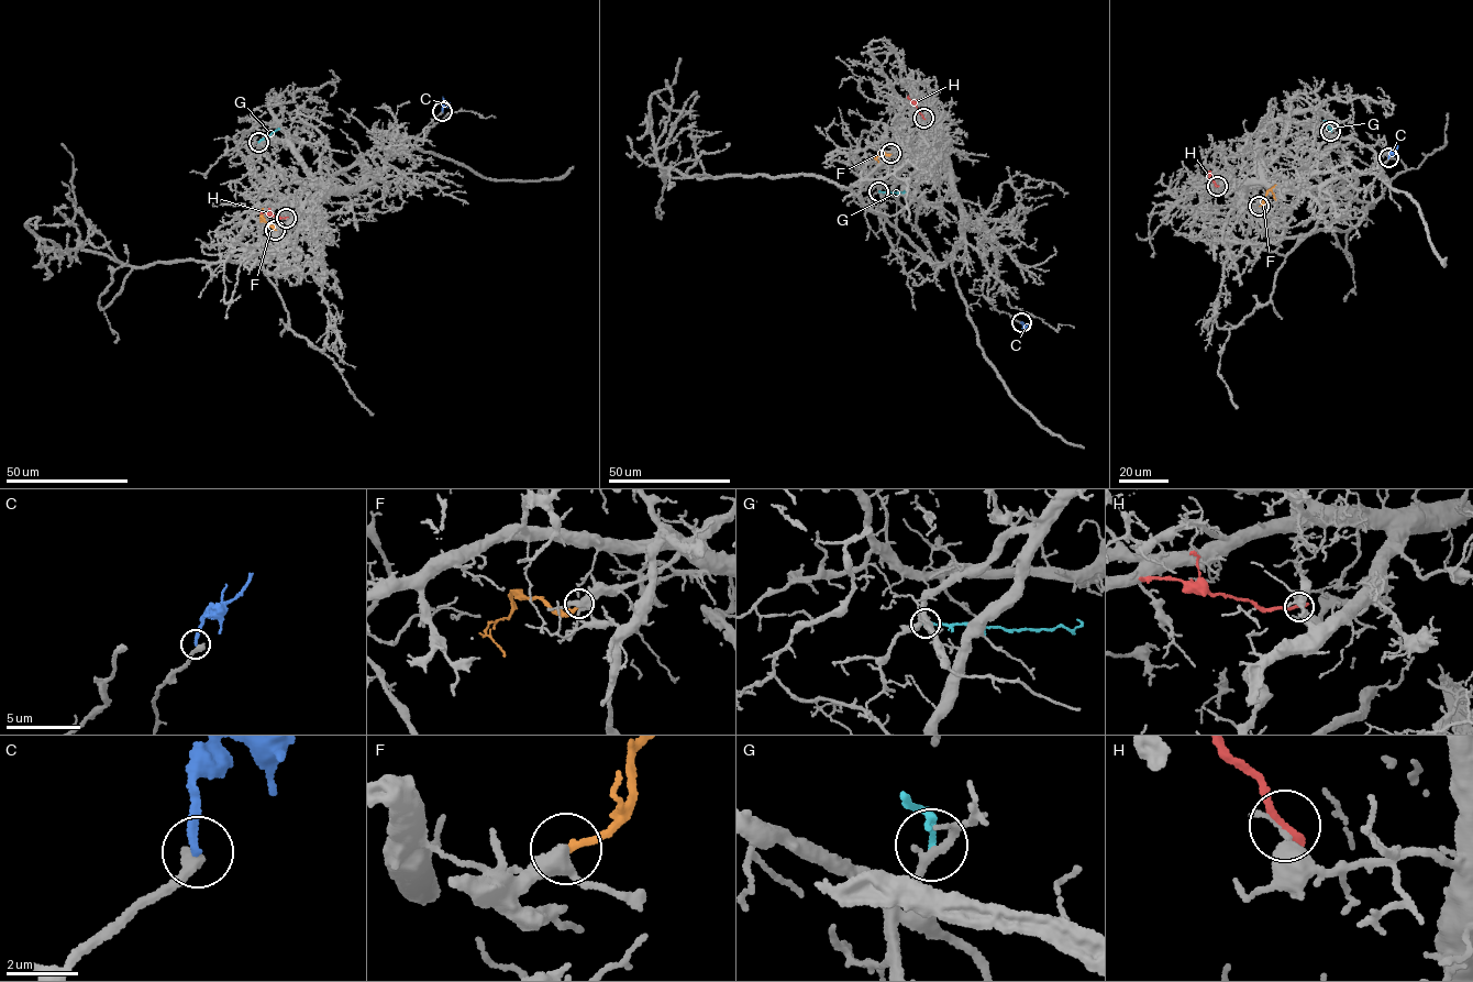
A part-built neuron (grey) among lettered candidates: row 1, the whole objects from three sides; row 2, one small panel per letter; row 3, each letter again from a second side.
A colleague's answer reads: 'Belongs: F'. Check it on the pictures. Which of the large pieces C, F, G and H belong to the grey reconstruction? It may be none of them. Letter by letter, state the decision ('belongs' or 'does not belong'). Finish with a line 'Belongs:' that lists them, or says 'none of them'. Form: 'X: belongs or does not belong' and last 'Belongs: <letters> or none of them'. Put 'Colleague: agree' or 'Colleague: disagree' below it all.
C: does not belong
F: does not belong
G: does not belong
H: does not belong
Belongs: none of them
Colleague: disagree

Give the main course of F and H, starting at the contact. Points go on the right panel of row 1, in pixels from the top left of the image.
F: (1259, 206), (1269, 190), (1275, 199)
H: (1218, 186), (1207, 173)

